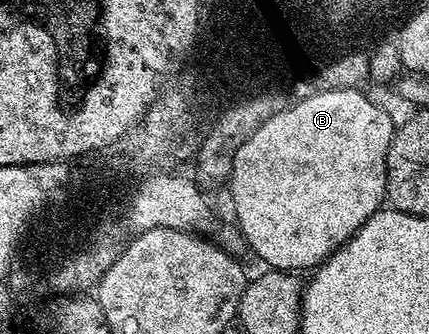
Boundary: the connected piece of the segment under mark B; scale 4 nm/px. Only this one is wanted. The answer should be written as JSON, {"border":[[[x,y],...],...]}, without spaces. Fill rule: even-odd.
{"border":[[[326,88],[318,90],[314,96],[307,97],[304,101],[292,105],[282,111],[277,111],[274,116],[264,123],[261,130],[255,130],[252,138],[244,142],[242,156],[235,156],[237,175],[234,181],[228,185],[228,189],[236,202],[236,215],[238,228],[247,242],[249,251],[255,252],[260,259],[274,270],[299,270],[307,268],[313,270],[326,259],[330,253],[342,247],[346,241],[351,240],[360,230],[360,226],[374,212],[383,207],[386,200],[386,155],[390,149],[390,143],[396,131],[396,124],[390,121],[390,116],[382,108],[377,108],[366,97],[365,91],[357,88]]]}

